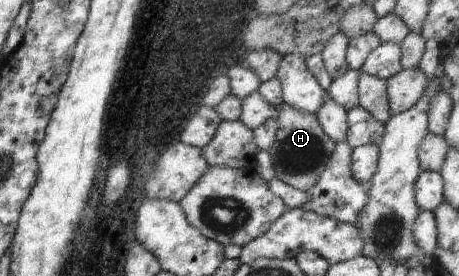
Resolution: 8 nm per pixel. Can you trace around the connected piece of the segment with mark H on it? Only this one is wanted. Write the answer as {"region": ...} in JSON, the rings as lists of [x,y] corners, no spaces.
{"region":[[[288,103],[278,109],[276,117],[279,122],[275,143],[269,148],[273,162],[275,177],[292,188],[307,192],[325,172],[331,152],[334,152],[335,142],[324,132],[316,115],[298,110]]]}

